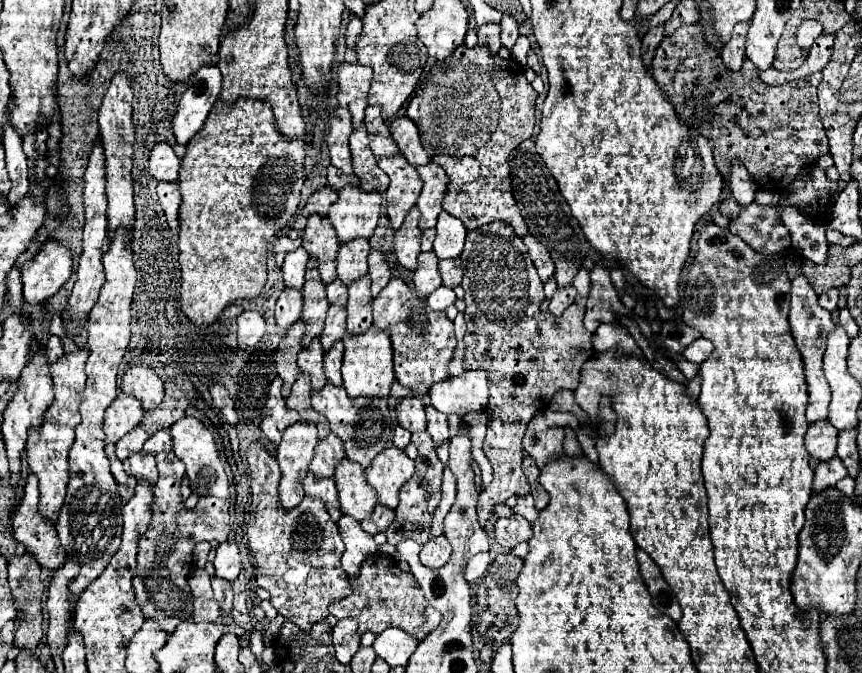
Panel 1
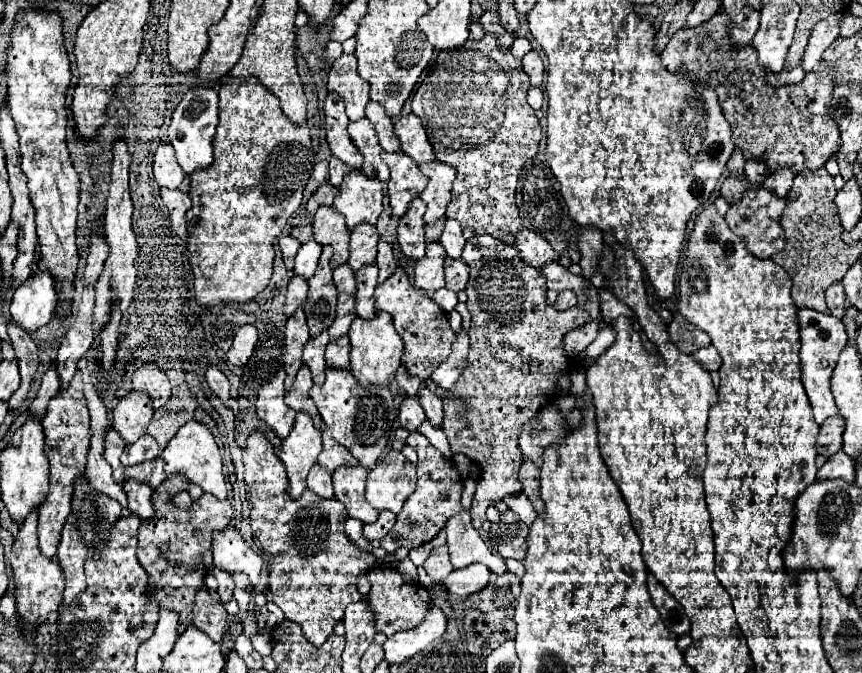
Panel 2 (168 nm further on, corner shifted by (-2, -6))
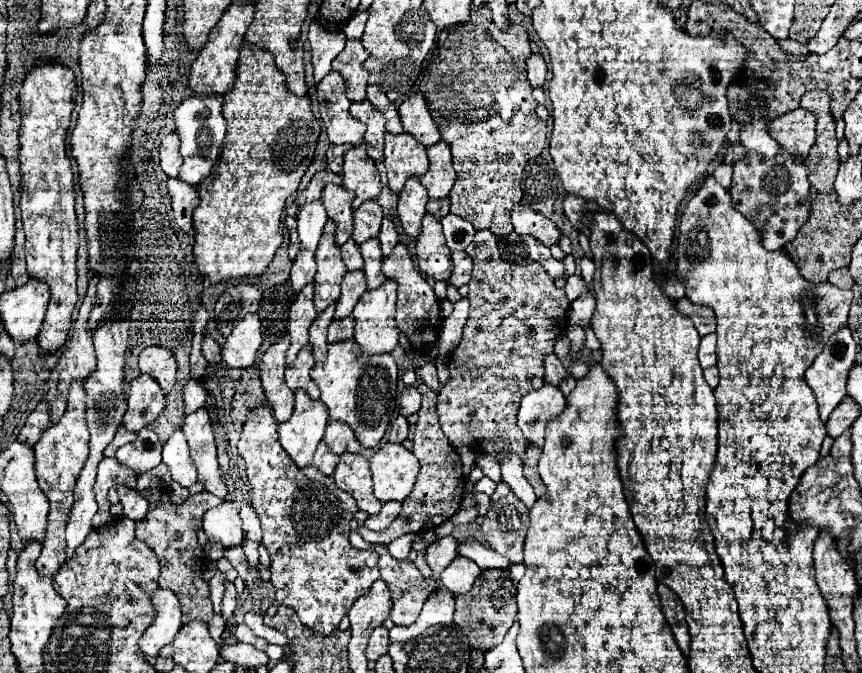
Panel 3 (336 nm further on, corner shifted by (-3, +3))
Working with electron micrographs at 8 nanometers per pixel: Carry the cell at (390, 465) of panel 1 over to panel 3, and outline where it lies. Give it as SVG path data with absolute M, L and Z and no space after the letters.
M384 444L370 458L374 496L380 502L402 502L414 488L420 464L402 444Z

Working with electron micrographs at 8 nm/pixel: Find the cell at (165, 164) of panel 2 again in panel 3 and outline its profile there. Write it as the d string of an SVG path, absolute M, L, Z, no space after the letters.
M176 132L168 134L160 144L160 166L170 178L176 178L182 166L182 156L178 148L180 148L180 138L176 136Z

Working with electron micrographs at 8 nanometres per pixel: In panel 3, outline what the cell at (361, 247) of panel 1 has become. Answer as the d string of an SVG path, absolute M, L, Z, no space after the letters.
M366 200L360 208L354 210L354 234L352 238L362 244L370 238L376 238L382 224L382 208L376 200Z

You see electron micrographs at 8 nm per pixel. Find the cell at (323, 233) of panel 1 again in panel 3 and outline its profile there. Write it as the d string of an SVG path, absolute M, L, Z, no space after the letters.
M326 184L322 192L322 202L328 210L328 216L338 224L336 244L342 246L352 236L352 192L338 184Z

